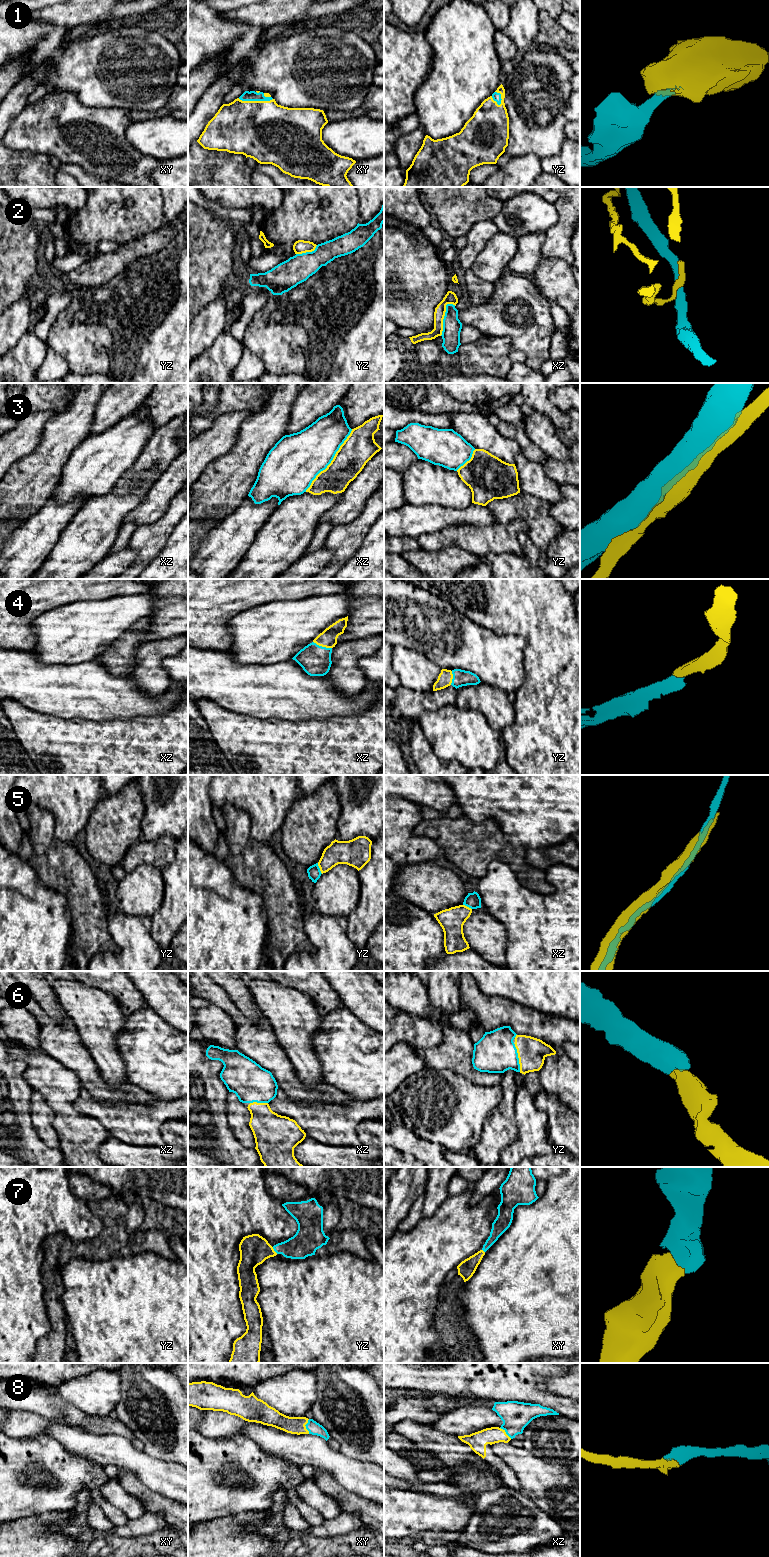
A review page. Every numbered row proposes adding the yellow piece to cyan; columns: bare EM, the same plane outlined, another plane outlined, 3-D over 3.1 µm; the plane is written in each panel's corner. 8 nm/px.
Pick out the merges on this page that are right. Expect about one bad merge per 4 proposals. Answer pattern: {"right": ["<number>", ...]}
{"right": ["1", "4", "6", "7", "8"]}

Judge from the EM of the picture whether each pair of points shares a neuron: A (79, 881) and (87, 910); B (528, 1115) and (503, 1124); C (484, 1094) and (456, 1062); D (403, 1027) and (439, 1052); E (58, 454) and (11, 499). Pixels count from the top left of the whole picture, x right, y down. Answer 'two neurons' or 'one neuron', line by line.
A: one neuron
B: two neurons
C: two neurons
D: two neurons
E: one neuron

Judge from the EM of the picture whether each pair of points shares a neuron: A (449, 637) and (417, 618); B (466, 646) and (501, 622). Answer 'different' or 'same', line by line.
A: same
B: different

